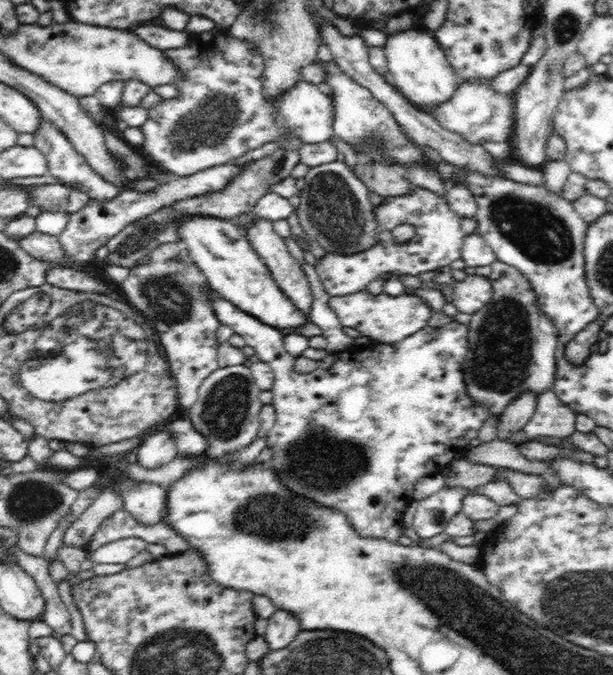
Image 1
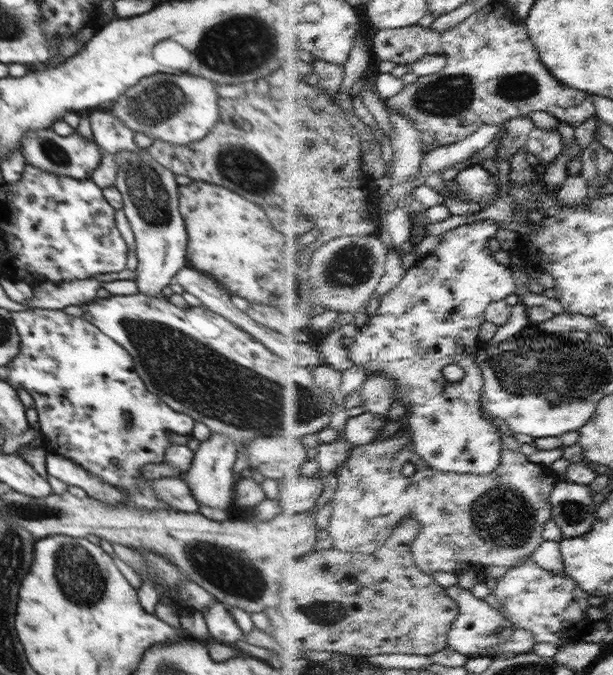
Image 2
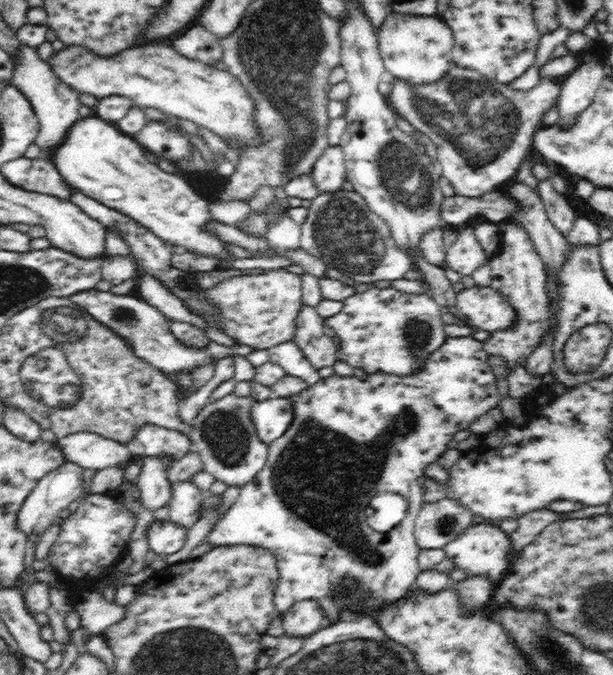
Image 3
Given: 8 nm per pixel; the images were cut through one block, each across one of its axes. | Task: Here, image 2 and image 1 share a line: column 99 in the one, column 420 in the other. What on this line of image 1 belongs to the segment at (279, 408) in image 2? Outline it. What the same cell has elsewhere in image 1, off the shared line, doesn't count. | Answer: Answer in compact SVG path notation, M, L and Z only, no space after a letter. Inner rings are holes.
M360 291L346 296L331 297L328 305L336 311L344 327L356 329L375 344L396 344L420 332L422 328L426 328L431 318L431 308L427 302L416 295L409 295L405 292L398 296L391 296L384 292L372 295L367 291Z

